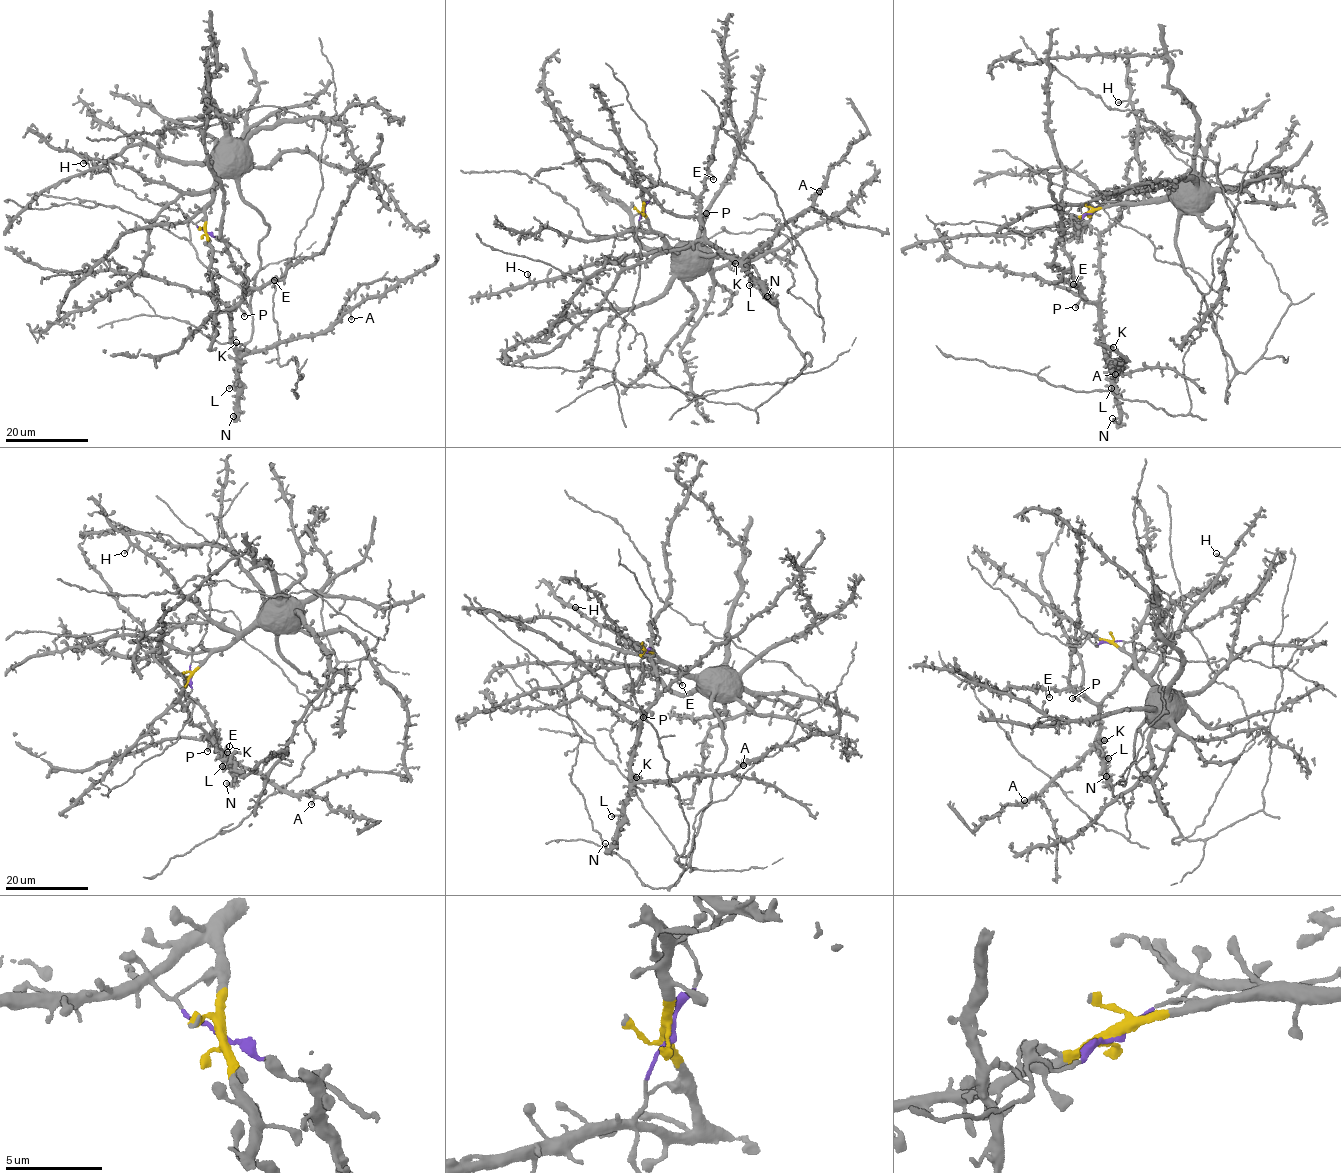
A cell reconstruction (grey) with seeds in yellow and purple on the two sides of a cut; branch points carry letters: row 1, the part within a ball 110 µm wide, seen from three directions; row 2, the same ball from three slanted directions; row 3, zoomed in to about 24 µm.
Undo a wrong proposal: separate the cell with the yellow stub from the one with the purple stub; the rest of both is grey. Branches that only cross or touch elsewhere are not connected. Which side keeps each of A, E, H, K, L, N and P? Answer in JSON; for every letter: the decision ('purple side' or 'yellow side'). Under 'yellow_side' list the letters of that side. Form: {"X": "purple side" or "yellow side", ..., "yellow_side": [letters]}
{"A": "purple side", "E": "purple side", "H": "yellow side", "K": "purple side", "L": "purple side", "N": "purple side", "P": "purple side", "yellow_side": ["H"]}

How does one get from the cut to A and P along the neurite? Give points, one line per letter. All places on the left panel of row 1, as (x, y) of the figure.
A: (205, 231), (227, 240), (247, 290), (230, 312), (239, 353), (321, 332), (348, 312), (351, 319)
P: (205, 231), (218, 240), (227, 240), (231, 267), (242, 276), (247, 290), (240, 304), (244, 315)

